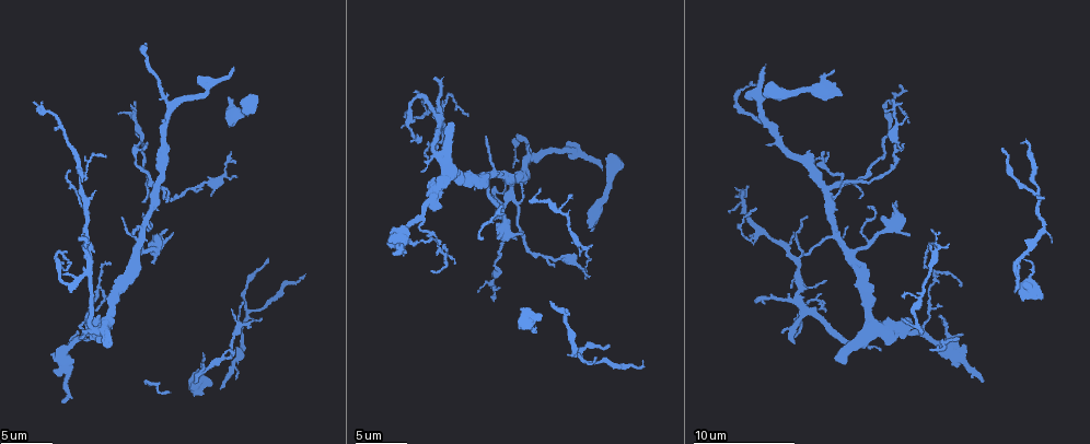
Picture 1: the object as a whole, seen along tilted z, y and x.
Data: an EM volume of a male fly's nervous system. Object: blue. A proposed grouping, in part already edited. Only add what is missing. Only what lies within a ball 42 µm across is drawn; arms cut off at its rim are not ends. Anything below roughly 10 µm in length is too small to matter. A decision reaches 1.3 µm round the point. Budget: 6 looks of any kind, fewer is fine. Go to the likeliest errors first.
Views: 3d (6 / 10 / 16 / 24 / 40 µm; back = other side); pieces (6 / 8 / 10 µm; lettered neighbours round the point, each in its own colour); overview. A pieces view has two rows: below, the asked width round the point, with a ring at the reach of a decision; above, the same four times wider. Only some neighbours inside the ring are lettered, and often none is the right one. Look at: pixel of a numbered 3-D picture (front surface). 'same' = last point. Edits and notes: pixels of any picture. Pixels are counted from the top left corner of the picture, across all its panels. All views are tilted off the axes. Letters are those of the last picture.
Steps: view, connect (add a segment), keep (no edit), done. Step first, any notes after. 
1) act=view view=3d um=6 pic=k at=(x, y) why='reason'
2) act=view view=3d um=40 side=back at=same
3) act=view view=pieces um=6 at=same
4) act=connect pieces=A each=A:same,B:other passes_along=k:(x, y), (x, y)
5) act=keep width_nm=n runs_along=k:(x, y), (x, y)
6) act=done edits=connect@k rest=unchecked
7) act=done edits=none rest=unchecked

act=view view=3d um=6 pic=1 at=(1004, 152) why='thin end'

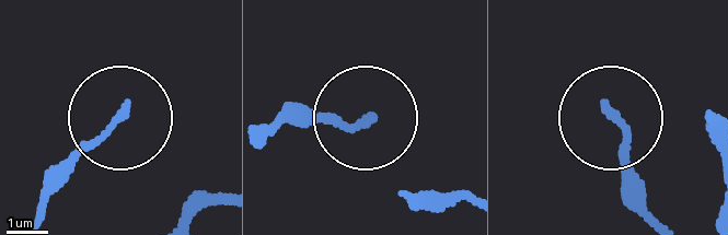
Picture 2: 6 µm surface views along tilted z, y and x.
act=view view=pieces um=10 pic=2 at=(609, 106)

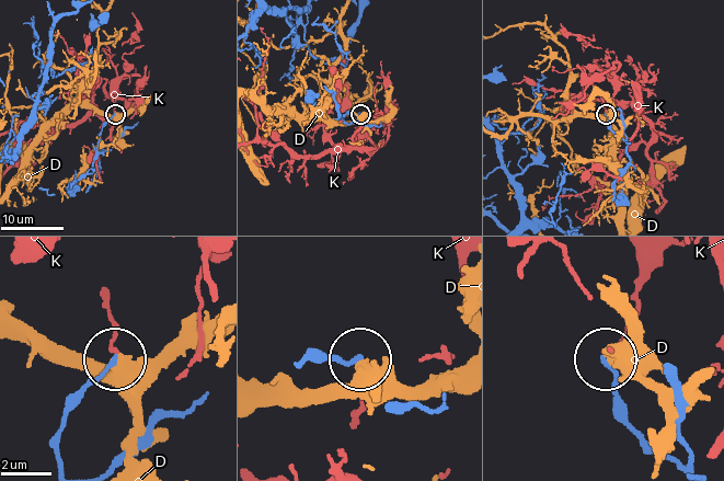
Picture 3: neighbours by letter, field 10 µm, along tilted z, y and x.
act=keep each=D:other,K:other found='none of them fits'

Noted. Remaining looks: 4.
act=view view=3d um=6 pic=1 at=(892, 103)

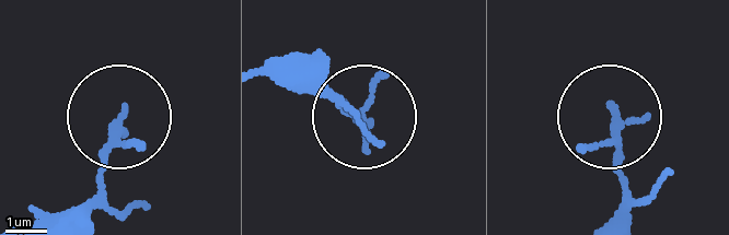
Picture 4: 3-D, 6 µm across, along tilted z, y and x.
act=view view=pieces um=8 pic=4 at=(614, 108) why='see the neighbours'

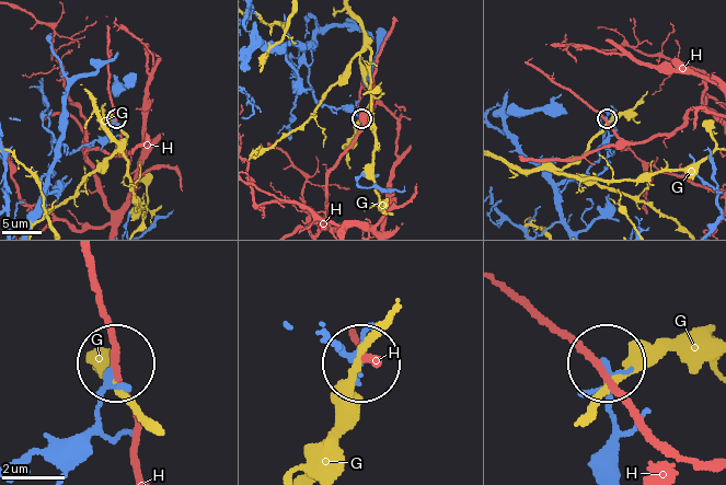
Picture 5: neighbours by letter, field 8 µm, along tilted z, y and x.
act=keep each=G:other,H:other runs_along=5:(610, 462), (615, 422), (607, 367) found='no lettered segment goes on from it'

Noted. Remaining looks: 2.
act=view view=3d um=6 pic=1 at=(486, 138)

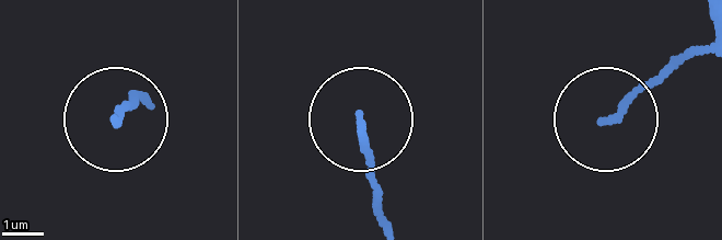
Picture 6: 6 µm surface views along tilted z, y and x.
act=view view=pieces um=10 pic=6 at=(601, 122)

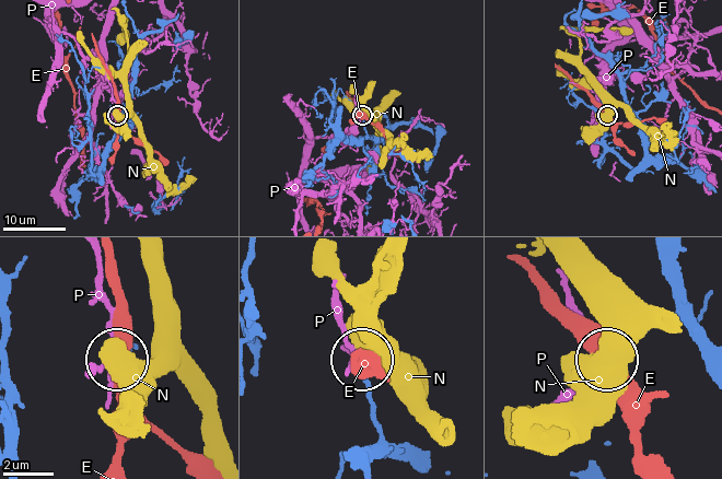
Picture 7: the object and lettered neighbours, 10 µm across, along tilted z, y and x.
act=keep each=E:other,N:other,P:other found='no lettered segment goes on from it'

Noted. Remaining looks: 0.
act=done edits=none rest=unchecked

